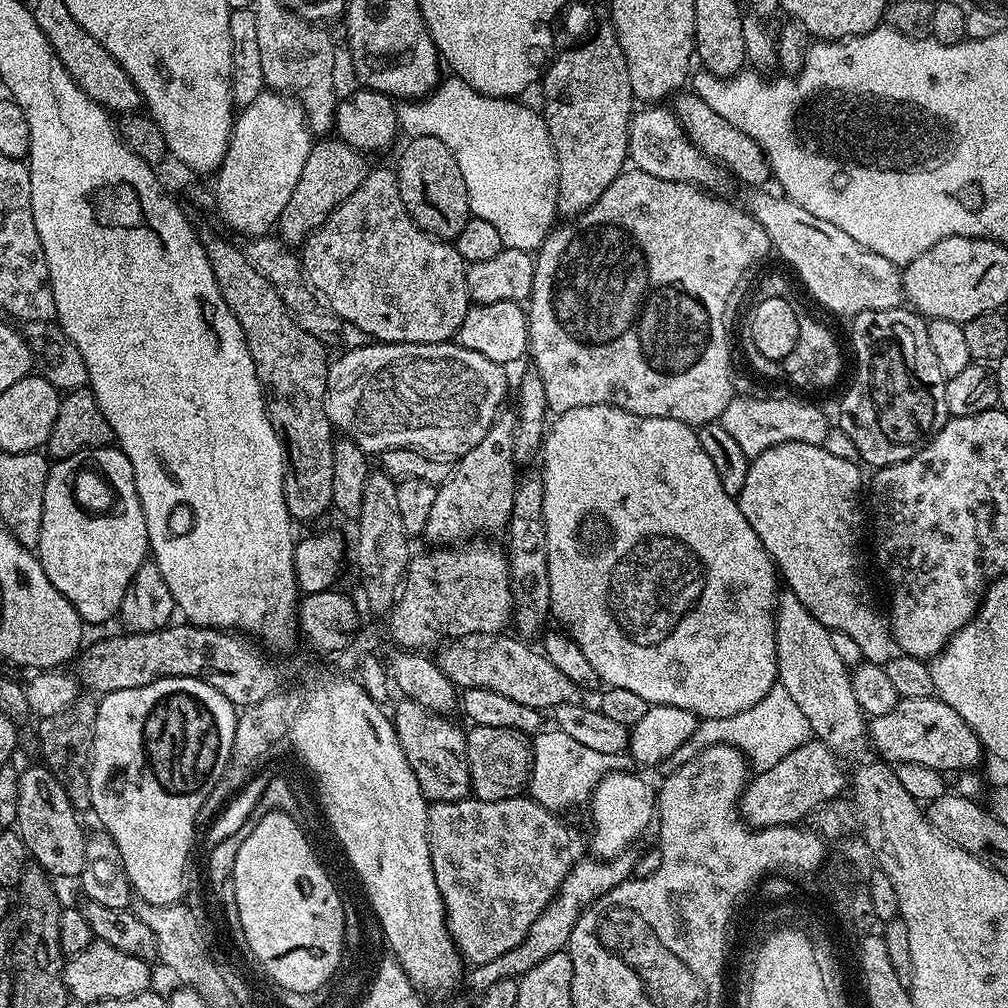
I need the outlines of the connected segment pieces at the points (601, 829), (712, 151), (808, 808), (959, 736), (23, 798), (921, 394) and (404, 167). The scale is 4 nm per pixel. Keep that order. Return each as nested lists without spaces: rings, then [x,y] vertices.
[[[616,772],[603,775],[590,797],[593,855],[599,859],[612,859],[625,853],[630,845],[648,826],[656,814],[655,793],[638,776]]]
[[[686,90],[679,93],[675,97],[674,103],[676,103],[674,111],[677,119],[700,152],[704,152],[717,163],[723,165],[727,171],[729,169],[740,181],[750,184],[749,187],[760,188],[767,185],[764,183],[771,179],[771,168],[765,153],[752,138],[714,113],[695,91]]]
[[[815,738],[808,740],[798,750],[790,750],[778,766],[770,766],[770,770],[756,772],[751,777],[750,783],[740,796],[739,809],[740,815],[744,818],[744,823],[754,828],[783,828],[785,826],[796,826],[801,823],[803,818],[811,817],[811,814],[820,804],[826,803],[839,797],[846,788],[846,772],[842,769],[841,761],[832,751]]]
[[[932,696],[897,699],[890,714],[882,714],[871,721],[870,743],[885,761],[893,765],[918,762],[945,774],[973,769],[982,755],[982,745],[975,730],[960,717],[958,710]]]
[[[46,766],[24,768],[20,773],[18,790],[18,818],[15,827],[28,848],[29,857],[53,878],[79,877],[87,861],[86,831],[80,825],[76,807],[66,798],[66,790]]]
[[[901,306],[859,312],[851,317],[850,324],[856,377],[840,404],[838,427],[854,442],[865,465],[877,469],[906,462],[917,446],[950,419],[946,406],[948,382],[930,346],[925,317],[911,307]]]
[[[416,134],[409,140],[412,141],[405,146],[400,161],[394,164],[402,202],[422,230],[439,240],[454,242],[458,234],[462,234],[462,226],[466,226],[470,219],[462,170],[458,170],[454,154],[450,154],[450,150],[446,150],[446,146],[438,138]]]

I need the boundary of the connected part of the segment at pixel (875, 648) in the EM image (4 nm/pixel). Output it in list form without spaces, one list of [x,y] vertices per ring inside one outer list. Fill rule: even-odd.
[[[782,442],[773,448],[767,448],[762,454],[751,457],[748,473],[746,474],[746,486],[742,486],[738,497],[738,503],[742,514],[746,518],[746,522],[750,522],[750,526],[754,530],[754,534],[758,534],[758,538],[762,542],[764,549],[772,555],[772,562],[776,565],[779,575],[786,583],[787,591],[794,593],[798,598],[798,602],[802,602],[802,606],[806,606],[806,610],[810,610],[810,614],[814,614],[814,618],[818,618],[818,622],[822,622],[822,626],[826,626],[834,632],[841,632],[850,638],[854,638],[854,642],[858,642],[858,650],[861,657],[870,664],[884,664],[891,656],[897,655],[898,649],[896,641],[892,639],[892,626],[887,615],[879,616],[876,608],[872,605],[872,600],[868,597],[868,584],[864,581],[864,576],[860,573],[860,560],[856,555],[860,552],[860,512],[856,509],[856,495],[860,492],[860,468],[861,465],[855,460],[847,460],[840,458],[835,454],[830,454],[819,444],[807,444],[806,442]]]

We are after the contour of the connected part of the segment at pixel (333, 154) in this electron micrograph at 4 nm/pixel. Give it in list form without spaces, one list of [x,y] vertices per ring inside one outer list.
[[[339,138],[317,139],[306,158],[306,166],[302,166],[298,186],[294,186],[294,194],[290,194],[290,202],[286,202],[286,208],[280,215],[279,239],[289,246],[303,245],[312,233],[328,221],[328,216],[336,209],[336,205],[350,198],[350,194],[354,194],[354,190],[362,186],[370,171],[368,160],[365,153],[356,151]]]

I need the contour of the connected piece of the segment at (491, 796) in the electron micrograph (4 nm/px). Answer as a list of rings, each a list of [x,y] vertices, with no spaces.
[[[472,726],[466,735],[471,795],[475,799],[498,802],[521,795],[527,789],[528,780],[532,777],[532,750],[523,735],[498,726]]]

